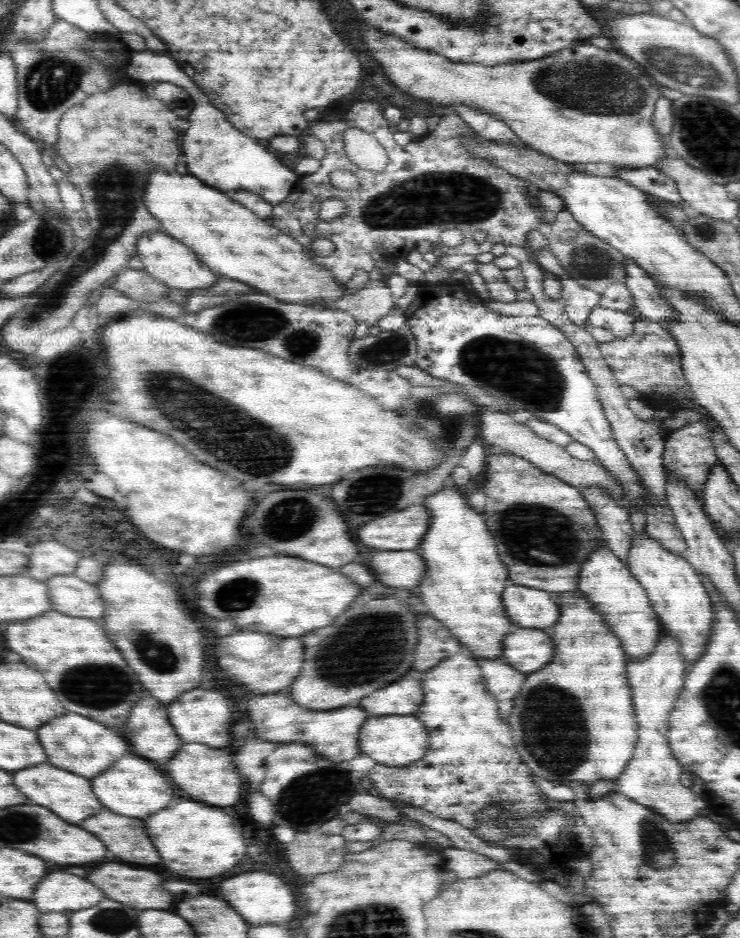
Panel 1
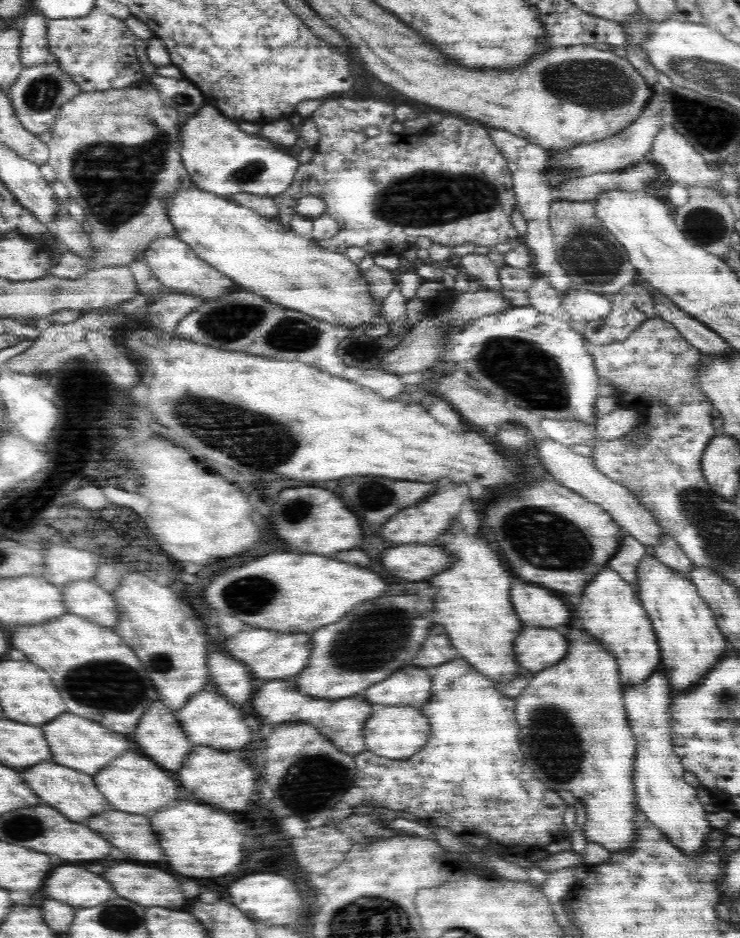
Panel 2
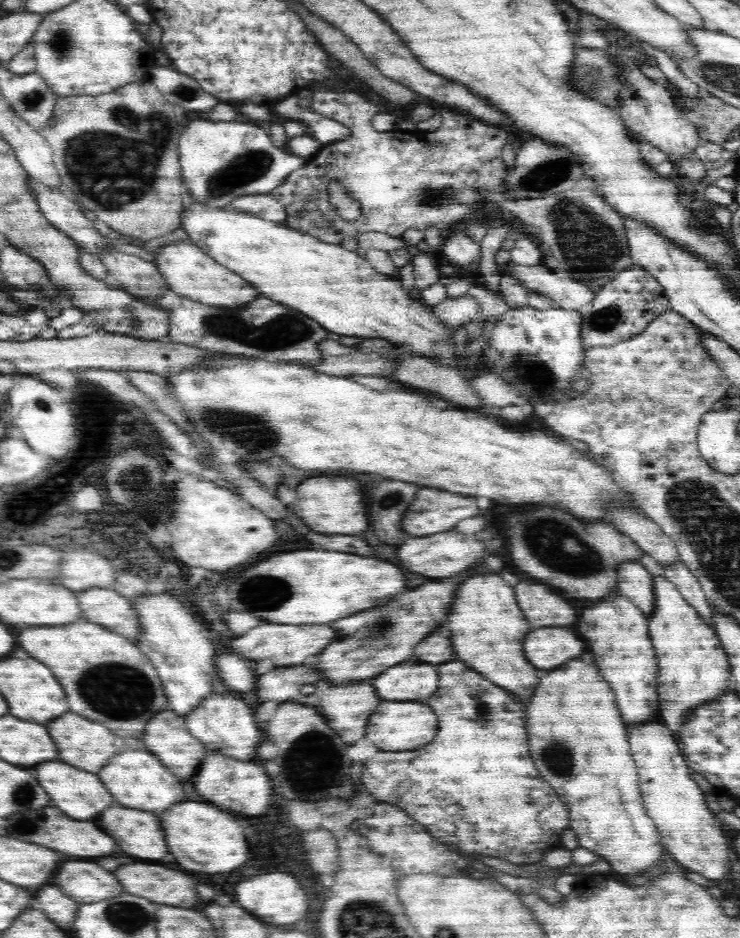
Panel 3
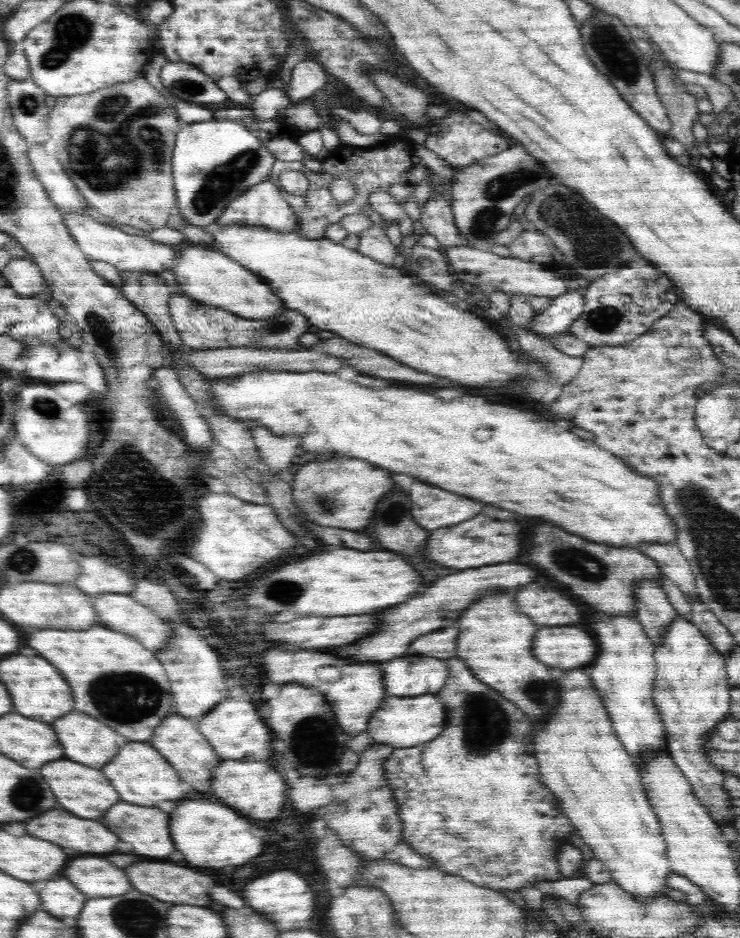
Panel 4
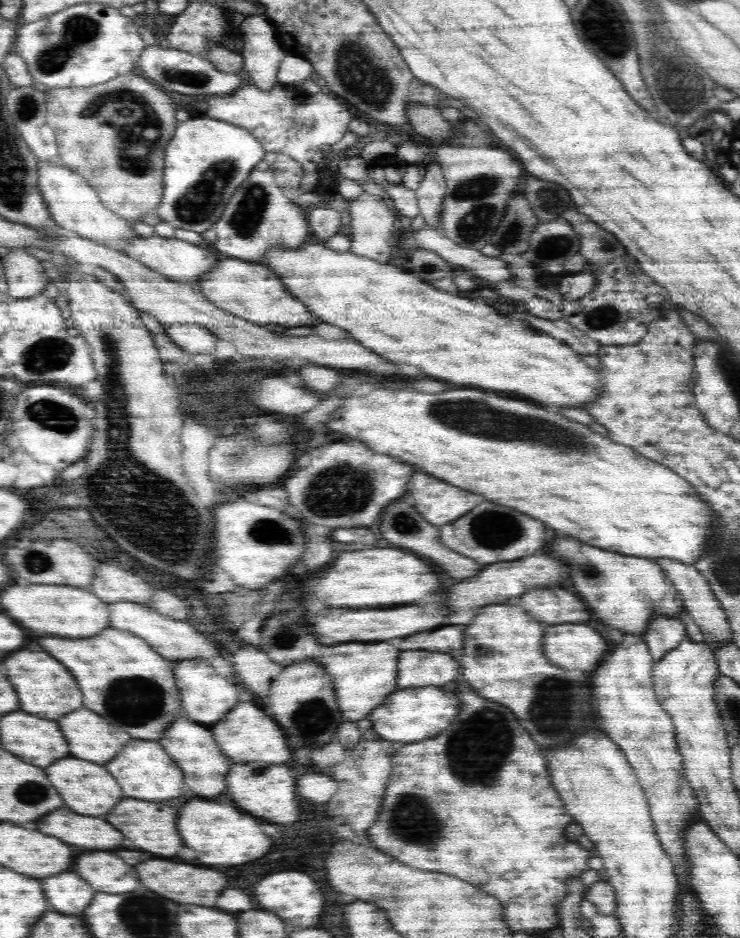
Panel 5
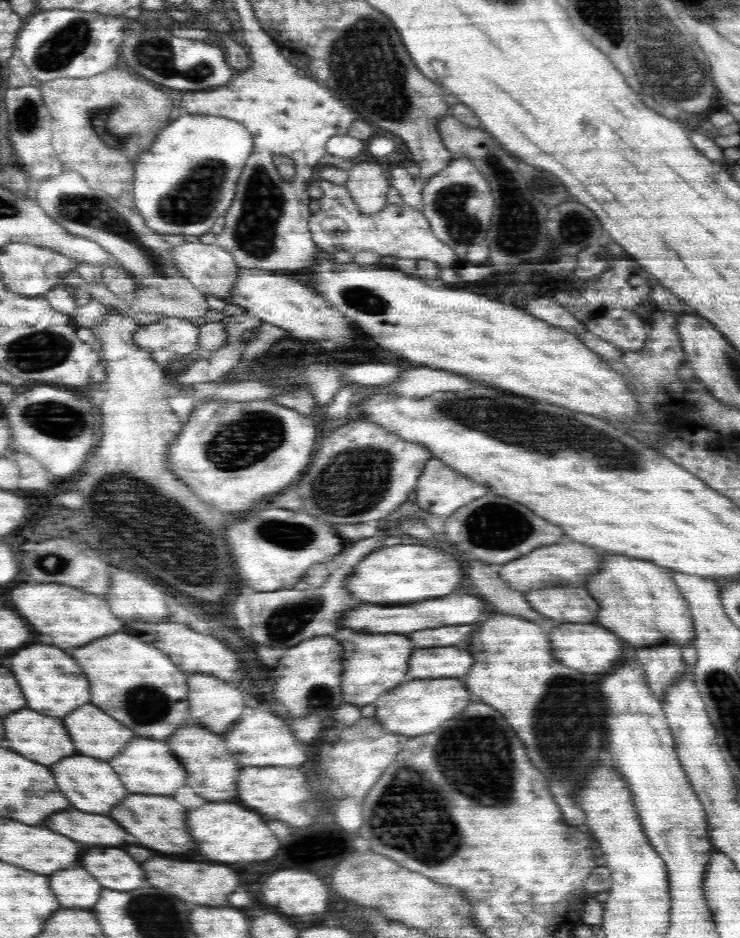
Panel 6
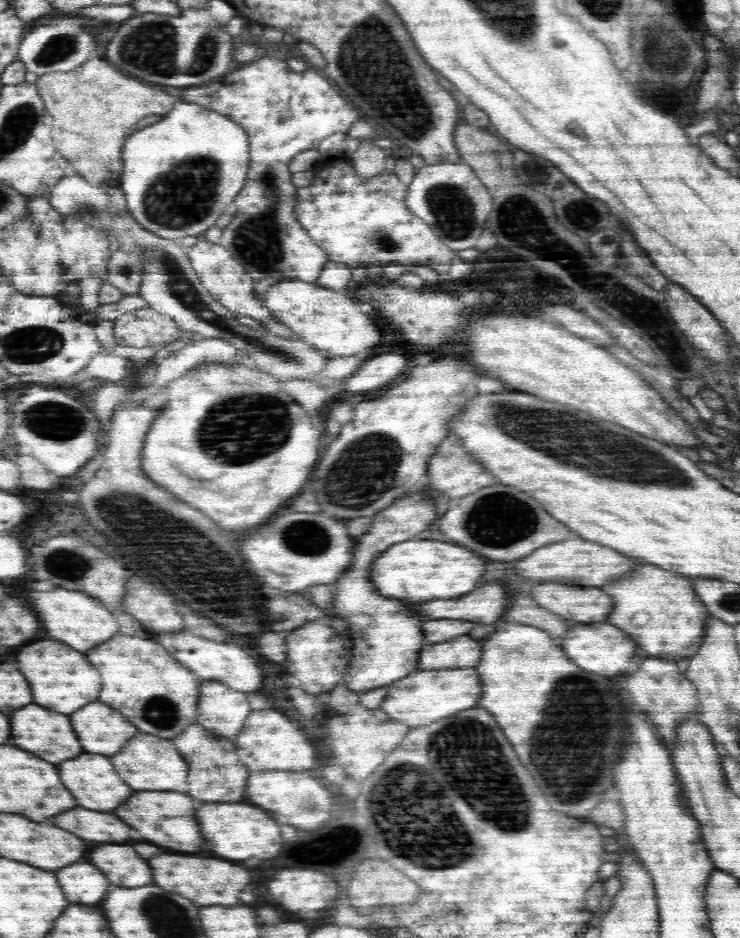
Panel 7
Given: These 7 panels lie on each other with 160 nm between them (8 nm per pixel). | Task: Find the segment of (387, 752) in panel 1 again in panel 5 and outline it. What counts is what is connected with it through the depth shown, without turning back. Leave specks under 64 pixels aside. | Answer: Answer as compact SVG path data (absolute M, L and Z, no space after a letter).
M440 685L414 686L397 689L384 699L384 704L380 704L372 710L368 718L372 721L372 729L380 738L392 740L392 742L418 742L436 736L448 724L454 722L458 716L462 700L455 695L454 690L446 692Z

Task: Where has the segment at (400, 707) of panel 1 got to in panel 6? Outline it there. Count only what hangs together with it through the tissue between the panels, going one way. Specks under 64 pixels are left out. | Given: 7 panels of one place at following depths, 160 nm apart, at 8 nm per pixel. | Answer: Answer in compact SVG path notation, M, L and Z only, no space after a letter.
M454 646L416 649L410 655L407 676L401 684L414 679L462 678L474 662L475 657L468 650L456 650Z

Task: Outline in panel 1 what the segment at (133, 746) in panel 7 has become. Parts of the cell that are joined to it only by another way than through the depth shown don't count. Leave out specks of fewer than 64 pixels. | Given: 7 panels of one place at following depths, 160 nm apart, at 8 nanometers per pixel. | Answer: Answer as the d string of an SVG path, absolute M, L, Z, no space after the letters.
M124 756L122 760L112 764L112 768L108 768L106 772L102 772L100 776L92 780L92 788L98 800L108 810L124 814L124 816L134 816L134 818L144 818L156 810L162 810L174 798L170 780L162 772L158 772L148 760L140 756Z

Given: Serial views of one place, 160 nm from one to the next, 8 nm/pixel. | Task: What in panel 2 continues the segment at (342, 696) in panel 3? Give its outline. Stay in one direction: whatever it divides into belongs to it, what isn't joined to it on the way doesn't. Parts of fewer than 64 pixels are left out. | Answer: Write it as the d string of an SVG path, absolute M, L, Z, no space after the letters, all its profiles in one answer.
M300 694L300 722L308 722L315 726L332 744L337 746L340 752L356 755L366 750L363 737L363 728L372 716L375 706L366 702L363 698L344 698L344 700L314 700L314 698L304 698Z

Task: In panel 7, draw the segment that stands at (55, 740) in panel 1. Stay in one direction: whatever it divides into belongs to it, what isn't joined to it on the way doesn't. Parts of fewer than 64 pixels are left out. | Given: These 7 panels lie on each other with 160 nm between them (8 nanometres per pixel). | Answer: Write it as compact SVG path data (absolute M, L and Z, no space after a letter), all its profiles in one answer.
M102 702L86 704L80 712L74 712L72 726L84 750L94 754L114 754L138 734L135 724Z

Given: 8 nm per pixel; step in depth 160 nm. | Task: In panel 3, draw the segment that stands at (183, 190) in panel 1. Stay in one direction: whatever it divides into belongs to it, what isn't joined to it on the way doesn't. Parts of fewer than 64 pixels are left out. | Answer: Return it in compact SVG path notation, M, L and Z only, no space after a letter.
M196 202L183 210L180 227L187 234L188 240L197 244L204 254L211 256L228 270L242 274L244 280L248 280L262 296L270 296L276 303L288 304L292 308L298 308L299 312L306 312L324 328L332 330L332 333L348 337L386 338L408 350L424 354L426 358L450 362L452 366L456 364L452 360L454 346L444 326L438 324L436 316L420 300L408 298L398 279L392 280L384 273L376 272L370 262L356 251L352 252L341 244L328 244L287 226L286 223L280 226L253 214L224 208L206 208Z

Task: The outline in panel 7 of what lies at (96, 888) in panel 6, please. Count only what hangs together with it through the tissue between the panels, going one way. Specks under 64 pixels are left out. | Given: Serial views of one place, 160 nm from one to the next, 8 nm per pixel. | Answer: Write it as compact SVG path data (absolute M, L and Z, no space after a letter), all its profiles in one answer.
M76 862L60 868L56 870L56 876L60 876L60 888L64 888L64 894L72 904L100 902L110 888L106 876L90 862Z

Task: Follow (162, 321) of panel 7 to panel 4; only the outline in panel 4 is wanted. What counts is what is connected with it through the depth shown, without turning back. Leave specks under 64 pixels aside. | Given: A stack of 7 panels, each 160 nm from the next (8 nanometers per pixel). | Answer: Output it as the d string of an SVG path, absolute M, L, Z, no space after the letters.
M171 296L169 303L170 317L174 321L183 344L197 351L238 346L296 351L300 344L300 337L308 333L308 326L310 326L308 320L304 320L304 316L294 310L284 312L284 316L246 319L205 303L201 303L199 306L185 296Z

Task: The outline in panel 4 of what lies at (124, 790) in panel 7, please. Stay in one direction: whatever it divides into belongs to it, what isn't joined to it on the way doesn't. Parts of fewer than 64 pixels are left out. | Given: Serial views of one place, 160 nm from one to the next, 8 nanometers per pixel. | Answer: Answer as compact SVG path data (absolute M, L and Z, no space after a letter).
M56 760L52 764L44 764L42 776L44 776L44 780L48 780L48 786L52 788L60 806L80 818L90 818L90 820L100 818L110 806L114 806L120 800L118 792L104 778L104 774L100 770L86 768L84 764L76 764L72 760Z

